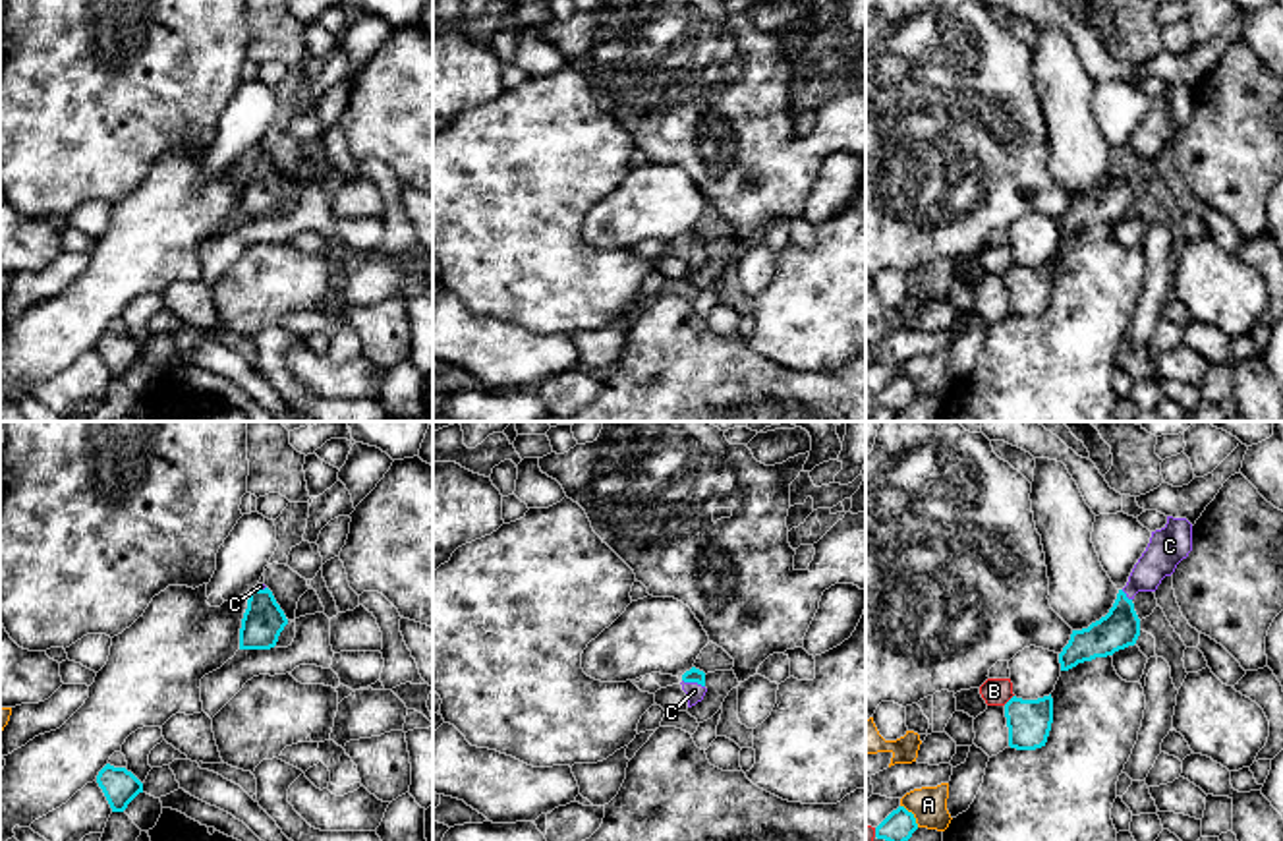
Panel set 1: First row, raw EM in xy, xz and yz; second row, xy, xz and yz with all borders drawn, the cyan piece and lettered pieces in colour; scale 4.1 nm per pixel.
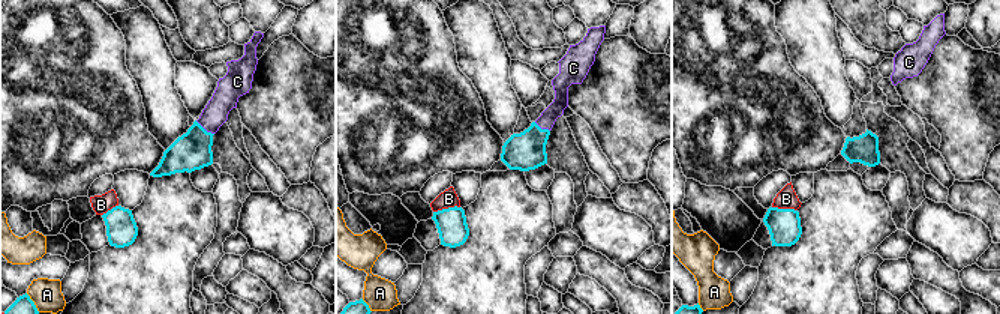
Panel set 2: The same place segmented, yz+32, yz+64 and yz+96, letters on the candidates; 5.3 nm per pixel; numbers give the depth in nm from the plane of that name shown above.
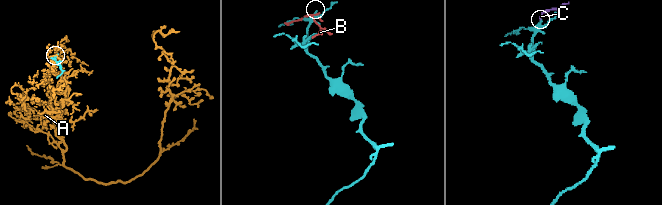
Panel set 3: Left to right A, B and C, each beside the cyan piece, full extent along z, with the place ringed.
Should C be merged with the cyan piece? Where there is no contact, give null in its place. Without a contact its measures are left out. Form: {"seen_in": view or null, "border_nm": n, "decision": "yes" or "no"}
{"seen_in": "xz", "border_nm": 100, "decision": "yes"}

